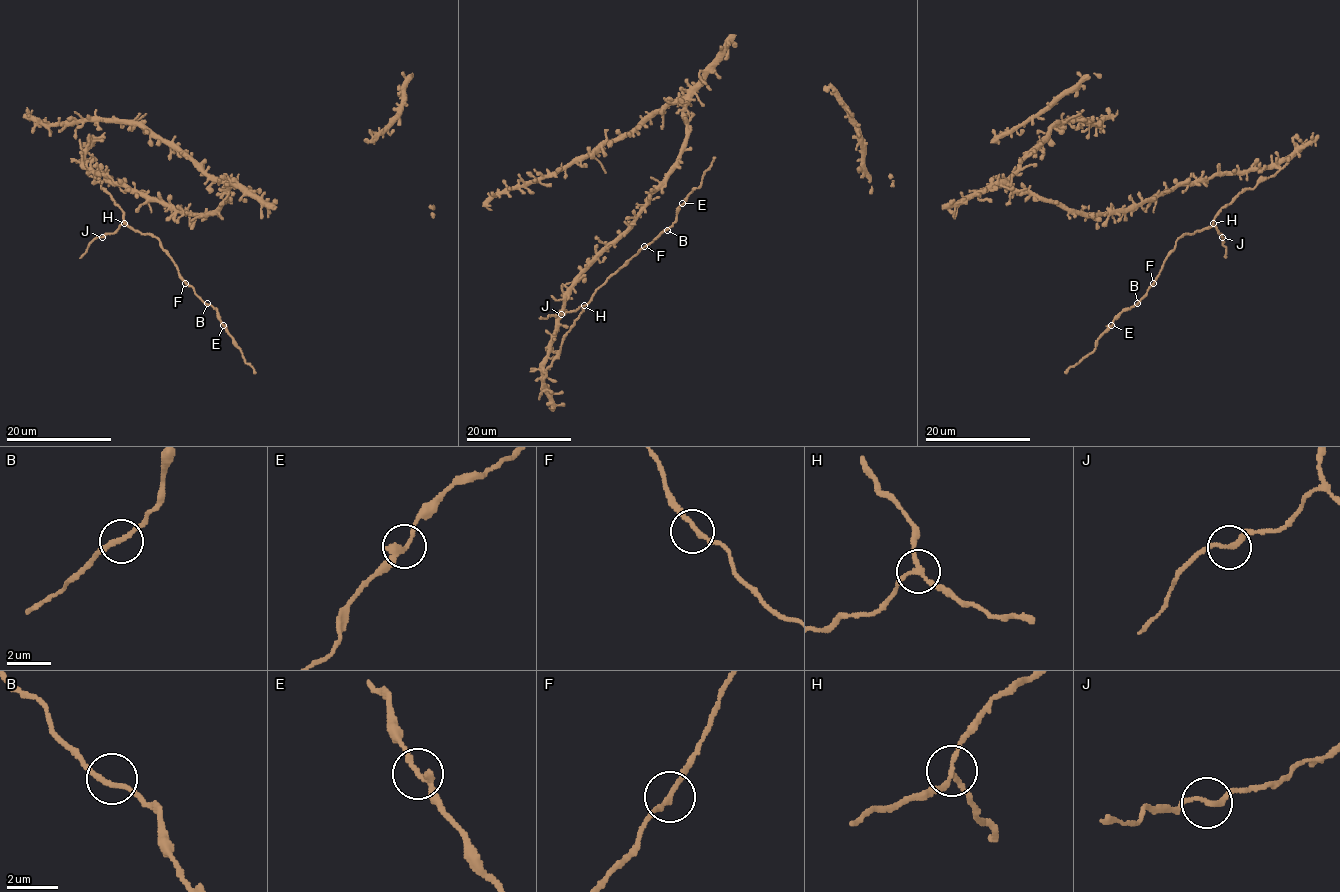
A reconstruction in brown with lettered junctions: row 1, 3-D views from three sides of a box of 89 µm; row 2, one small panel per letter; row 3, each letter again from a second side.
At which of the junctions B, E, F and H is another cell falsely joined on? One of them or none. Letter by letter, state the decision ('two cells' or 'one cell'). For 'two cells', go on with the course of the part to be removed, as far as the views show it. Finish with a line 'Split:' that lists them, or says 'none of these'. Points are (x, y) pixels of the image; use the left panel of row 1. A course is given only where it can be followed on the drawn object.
B: one cell
E: one cell
F: one cell
H: two cells; foreign part runs (124, 223), (112, 233), (95, 238), (79, 258)
Split: H

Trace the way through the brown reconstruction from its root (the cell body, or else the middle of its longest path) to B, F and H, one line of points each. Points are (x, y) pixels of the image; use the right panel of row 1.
B: (1136, 204), (1219, 174), (1278, 170), (1243, 190), (1210, 226), (1183, 233), (1137, 303)
F: (1136, 204), (1219, 174), (1278, 170), (1243, 190), (1210, 226), (1183, 233), (1153, 283)
H: (1136, 204), (1153, 201), (1174, 187), (1219, 174), (1278, 170), (1252, 188), (1243, 190), (1212, 223)

